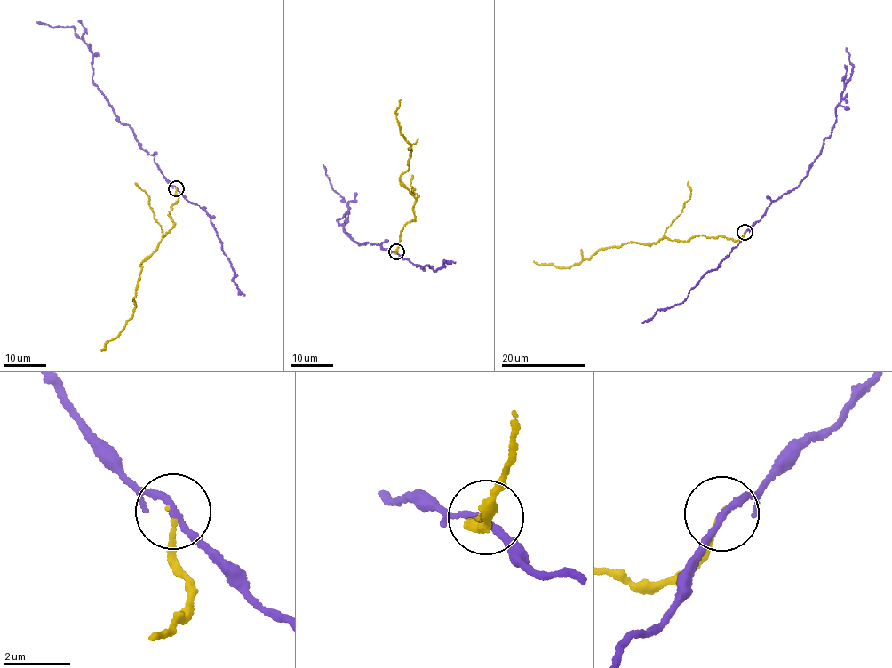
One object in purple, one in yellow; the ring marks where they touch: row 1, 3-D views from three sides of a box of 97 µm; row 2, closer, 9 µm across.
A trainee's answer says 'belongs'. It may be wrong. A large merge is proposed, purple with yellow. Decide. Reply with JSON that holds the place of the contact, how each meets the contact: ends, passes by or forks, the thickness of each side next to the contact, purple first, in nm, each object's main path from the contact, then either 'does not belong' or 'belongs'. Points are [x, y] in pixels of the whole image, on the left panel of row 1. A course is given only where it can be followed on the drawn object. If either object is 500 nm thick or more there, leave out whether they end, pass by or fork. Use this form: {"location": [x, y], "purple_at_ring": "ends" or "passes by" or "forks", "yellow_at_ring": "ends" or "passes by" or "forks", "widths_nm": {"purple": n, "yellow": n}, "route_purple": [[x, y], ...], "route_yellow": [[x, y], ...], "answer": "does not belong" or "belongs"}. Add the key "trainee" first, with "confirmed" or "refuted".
{"trainee": "refuted", "location": [176, 188], "purple_at_ring": "passes by", "yellow_at_ring": "ends", "widths_nm": {"purple": 200, "yellow": 120}, "route_purple": [[176, 188], [92, 79], [89, 47], [75, 29], [35, 22]], "route_yellow": [[176, 188], [178, 201], [168, 214], [173, 226], [139, 266], [136, 306], [131, 319], [101, 349]], "answer": "does not belong"}

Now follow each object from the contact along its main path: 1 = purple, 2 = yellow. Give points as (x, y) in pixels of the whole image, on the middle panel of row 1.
1: (396, 251), (384, 250), (380, 244), (359, 244), (349, 237), (338, 219), (349, 209), (330, 183), (323, 164)
2: (396, 251), (404, 225), (414, 219), (415, 198), (400, 175), (408, 170), (411, 152), (396, 117), (400, 99)

